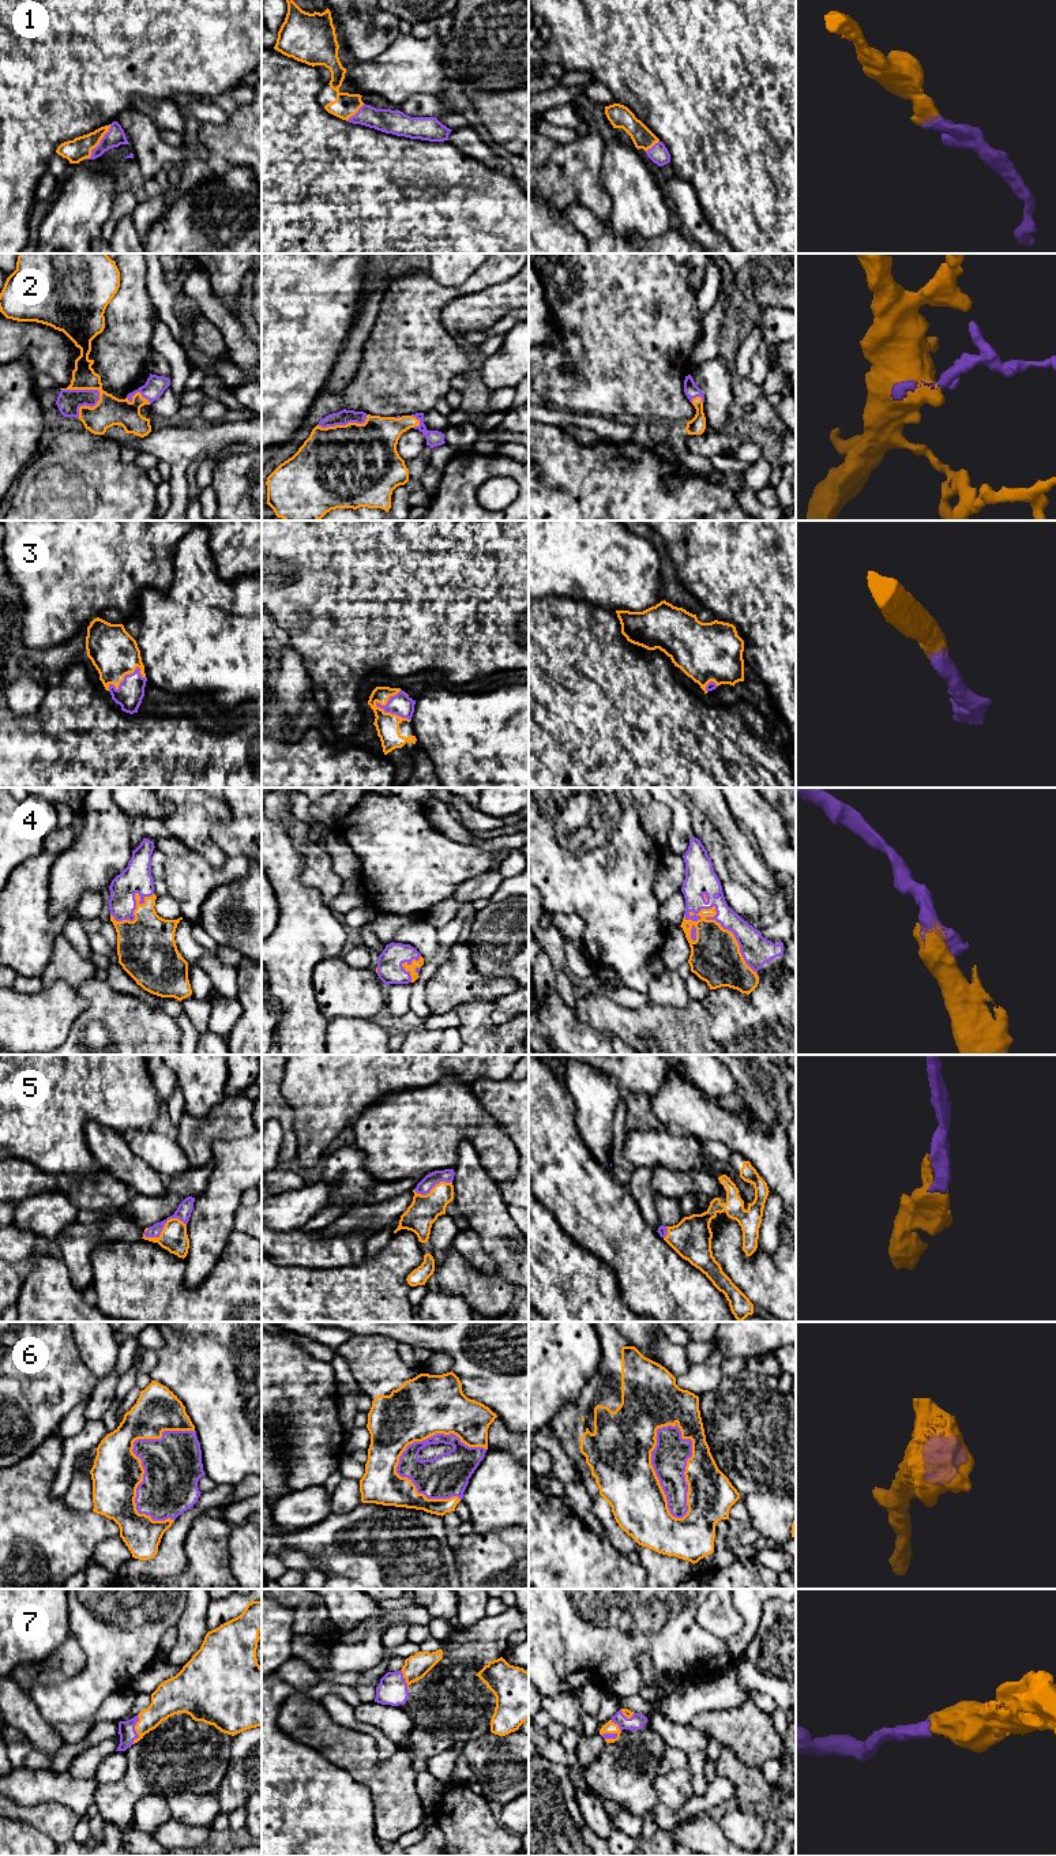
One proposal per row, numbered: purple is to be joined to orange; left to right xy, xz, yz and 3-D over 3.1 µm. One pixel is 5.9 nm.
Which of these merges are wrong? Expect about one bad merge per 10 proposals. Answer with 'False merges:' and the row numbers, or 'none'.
False merges: none

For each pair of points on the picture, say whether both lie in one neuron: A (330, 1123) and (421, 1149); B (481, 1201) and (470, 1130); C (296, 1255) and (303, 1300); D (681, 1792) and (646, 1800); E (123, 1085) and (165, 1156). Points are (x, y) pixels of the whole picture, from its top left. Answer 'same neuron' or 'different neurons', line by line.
A: different neurons
B: different neurons
C: different neurons
D: different neurons
E: different neurons

